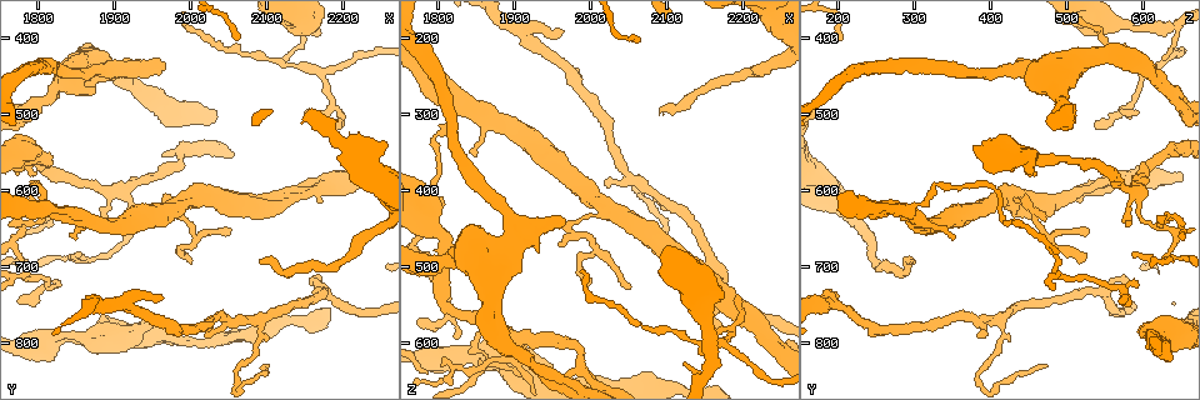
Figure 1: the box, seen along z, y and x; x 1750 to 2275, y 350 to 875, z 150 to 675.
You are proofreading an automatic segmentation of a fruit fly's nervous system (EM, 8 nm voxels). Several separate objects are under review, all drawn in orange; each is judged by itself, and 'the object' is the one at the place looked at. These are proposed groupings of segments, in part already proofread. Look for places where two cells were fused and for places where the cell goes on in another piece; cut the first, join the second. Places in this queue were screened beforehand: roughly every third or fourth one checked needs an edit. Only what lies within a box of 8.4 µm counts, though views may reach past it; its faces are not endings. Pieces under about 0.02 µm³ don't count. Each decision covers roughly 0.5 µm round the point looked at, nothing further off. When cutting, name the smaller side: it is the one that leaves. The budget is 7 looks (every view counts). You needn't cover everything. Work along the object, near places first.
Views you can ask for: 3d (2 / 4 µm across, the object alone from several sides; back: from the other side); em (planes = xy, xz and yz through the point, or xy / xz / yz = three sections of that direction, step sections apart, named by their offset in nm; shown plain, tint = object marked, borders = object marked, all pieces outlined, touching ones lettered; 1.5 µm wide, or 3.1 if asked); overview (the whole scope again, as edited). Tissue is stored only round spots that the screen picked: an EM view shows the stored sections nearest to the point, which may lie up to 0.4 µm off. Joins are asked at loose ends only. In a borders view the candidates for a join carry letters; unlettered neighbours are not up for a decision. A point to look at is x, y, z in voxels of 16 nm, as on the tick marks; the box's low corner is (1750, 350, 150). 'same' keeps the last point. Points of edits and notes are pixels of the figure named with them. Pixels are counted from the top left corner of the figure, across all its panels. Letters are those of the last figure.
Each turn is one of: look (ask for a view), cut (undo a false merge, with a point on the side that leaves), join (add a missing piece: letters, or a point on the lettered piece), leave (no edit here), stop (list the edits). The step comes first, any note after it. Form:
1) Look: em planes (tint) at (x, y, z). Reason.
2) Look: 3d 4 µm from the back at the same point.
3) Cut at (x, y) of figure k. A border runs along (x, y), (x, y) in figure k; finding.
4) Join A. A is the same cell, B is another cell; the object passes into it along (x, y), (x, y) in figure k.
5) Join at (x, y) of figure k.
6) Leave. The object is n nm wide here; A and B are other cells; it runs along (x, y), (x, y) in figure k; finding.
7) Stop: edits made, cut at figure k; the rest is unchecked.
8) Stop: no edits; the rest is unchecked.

Look: 3d 4 µm at (1780, 705, 485). Abrupt turn.

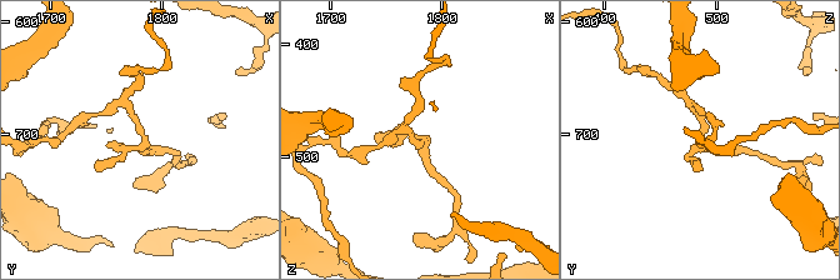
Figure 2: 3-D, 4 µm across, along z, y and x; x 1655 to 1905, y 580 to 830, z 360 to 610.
Look: em yz step 8 (tint) at (1784, 704, 486).

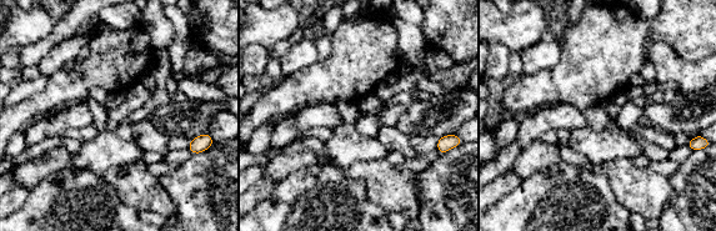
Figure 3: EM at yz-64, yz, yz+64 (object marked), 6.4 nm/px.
Look: em planes (borders) at the same point.

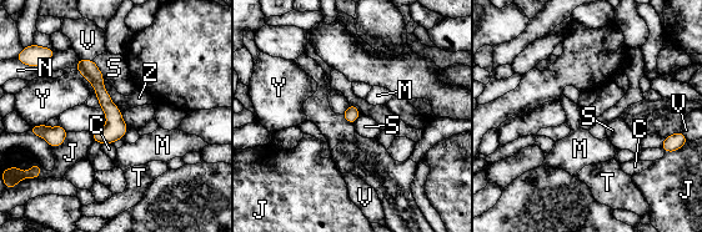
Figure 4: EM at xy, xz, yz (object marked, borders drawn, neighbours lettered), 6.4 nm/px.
Leave. The longest contact is with Z, 220 nm; C, J, M, N, S, T, V, Y and Z are other cells; it runs along (81, 61), (111, 111), (111, 140) in figure 4; continuous, no second cell.

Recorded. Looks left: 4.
Look: em yz step 8 (borders) at (2175, 725, 580). Free end.

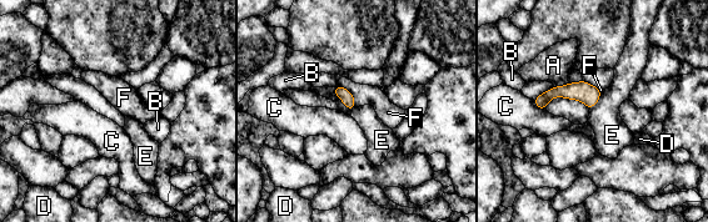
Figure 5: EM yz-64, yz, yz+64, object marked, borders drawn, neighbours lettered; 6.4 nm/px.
Look: em planes (borders) at the same point. Cut it another way.

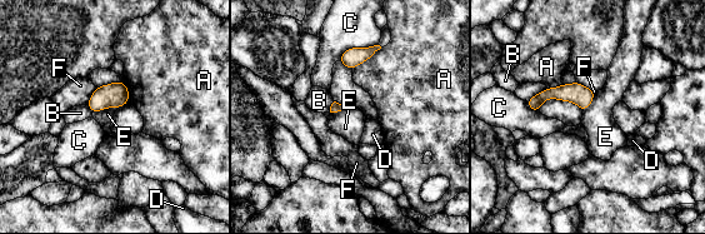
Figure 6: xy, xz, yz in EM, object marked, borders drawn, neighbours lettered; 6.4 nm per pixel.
Leave. The longest contact is with C, 280 nm; A, B, C, D, E and F are other cells; no lettered piece goes on from it.

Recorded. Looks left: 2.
Look: em xz step 4 (borders) at (2095, 695, 295). Thin end.

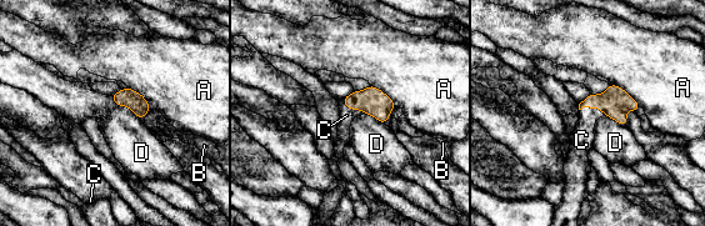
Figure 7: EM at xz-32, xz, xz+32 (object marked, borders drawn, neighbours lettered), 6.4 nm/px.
Look: em planes (borders) at the same point.

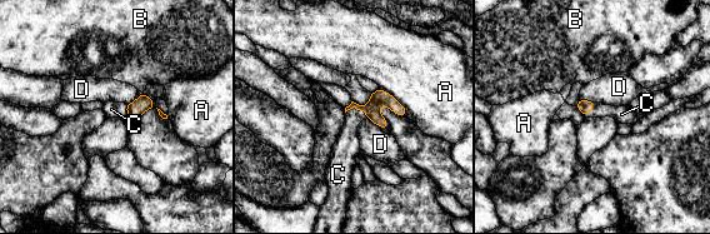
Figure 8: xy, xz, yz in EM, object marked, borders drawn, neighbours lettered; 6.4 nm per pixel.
Join C. C is the same cell, A, B and D are other cells; the object passes into it along (380, 96), (358, 109), (348, 145) in figure 8; it goes on there.

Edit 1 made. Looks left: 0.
Stop: edits made, join at figure 8; the rest is unchecked.

